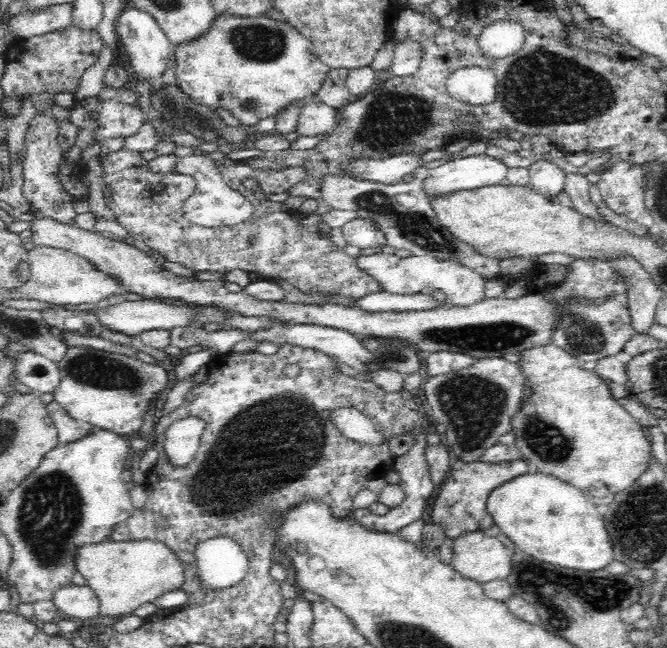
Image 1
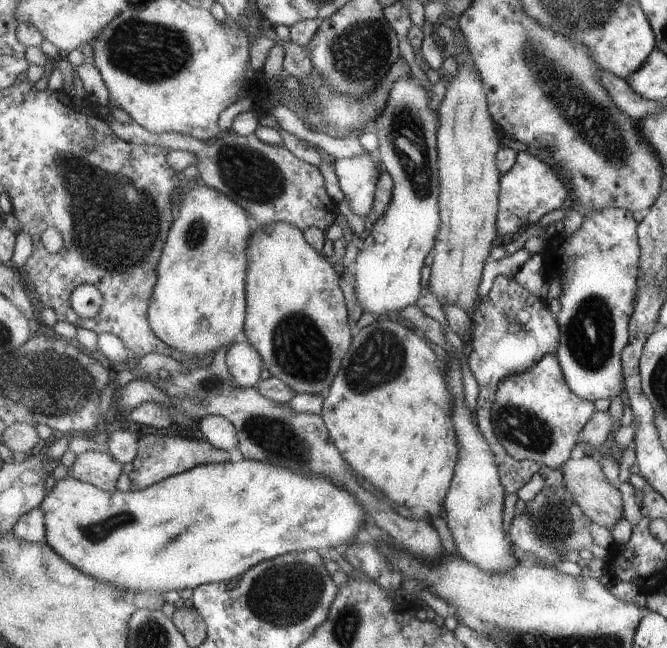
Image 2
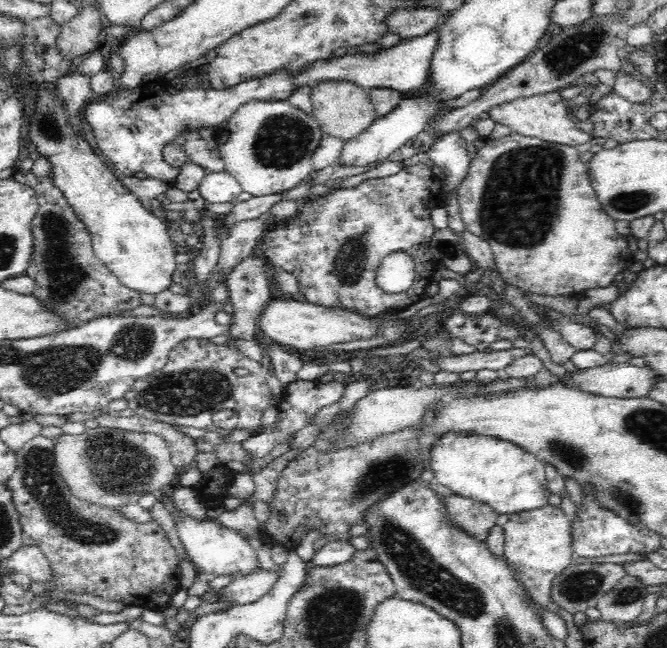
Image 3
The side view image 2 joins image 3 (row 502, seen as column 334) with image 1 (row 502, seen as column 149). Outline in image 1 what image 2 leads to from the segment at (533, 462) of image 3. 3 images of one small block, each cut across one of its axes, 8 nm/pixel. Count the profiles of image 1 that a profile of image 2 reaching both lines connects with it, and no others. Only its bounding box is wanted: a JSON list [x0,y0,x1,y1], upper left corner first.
[487,471,615,571]

